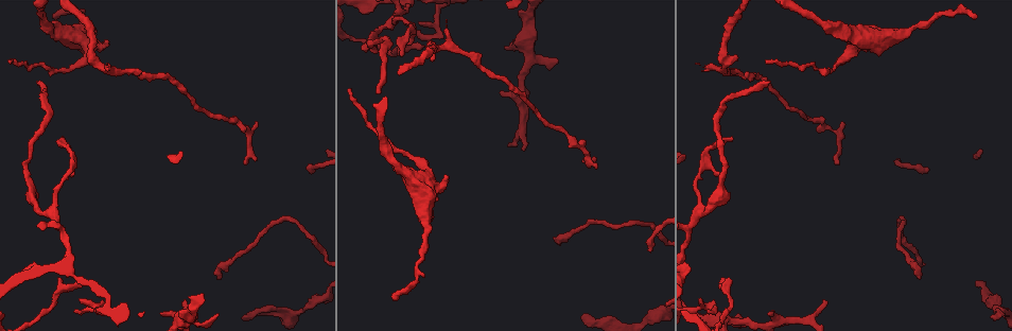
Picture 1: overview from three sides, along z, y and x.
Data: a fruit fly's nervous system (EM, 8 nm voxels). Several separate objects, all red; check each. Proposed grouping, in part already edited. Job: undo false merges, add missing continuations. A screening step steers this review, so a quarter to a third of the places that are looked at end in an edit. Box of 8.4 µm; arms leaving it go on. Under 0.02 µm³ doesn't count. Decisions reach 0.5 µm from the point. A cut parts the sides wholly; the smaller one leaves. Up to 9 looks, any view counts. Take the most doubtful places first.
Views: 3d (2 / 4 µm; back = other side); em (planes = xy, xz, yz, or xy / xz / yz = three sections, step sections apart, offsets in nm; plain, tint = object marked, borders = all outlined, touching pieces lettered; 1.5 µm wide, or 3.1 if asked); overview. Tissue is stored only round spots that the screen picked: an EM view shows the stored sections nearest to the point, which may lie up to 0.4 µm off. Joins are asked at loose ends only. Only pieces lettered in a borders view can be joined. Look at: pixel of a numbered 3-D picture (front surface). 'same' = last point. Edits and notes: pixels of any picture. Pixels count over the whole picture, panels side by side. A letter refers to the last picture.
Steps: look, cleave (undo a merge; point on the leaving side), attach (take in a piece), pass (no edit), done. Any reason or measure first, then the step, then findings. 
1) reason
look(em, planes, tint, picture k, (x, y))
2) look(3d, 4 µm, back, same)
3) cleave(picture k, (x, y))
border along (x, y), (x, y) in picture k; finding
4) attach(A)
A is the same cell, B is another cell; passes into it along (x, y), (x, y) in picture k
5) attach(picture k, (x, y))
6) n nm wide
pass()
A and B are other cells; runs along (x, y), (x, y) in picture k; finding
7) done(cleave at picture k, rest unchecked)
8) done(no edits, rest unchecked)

branch stops here
look(em, yz, step 8, borders, picture 1, (37, 81))

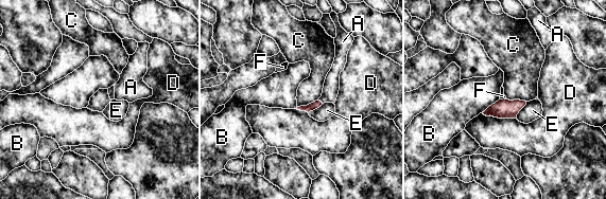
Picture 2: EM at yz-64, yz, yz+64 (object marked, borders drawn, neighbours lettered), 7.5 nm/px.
attach(picture 2, (331, 86))
A is the same cell, B, C, D, E and F are other cells; passes into it along (316, 104), (319, 101), (331, 86) in picture 2; it goes on there

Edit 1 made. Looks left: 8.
look(overview)

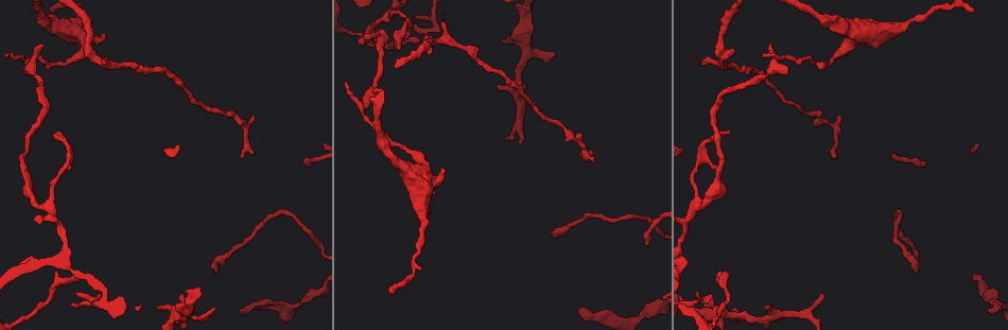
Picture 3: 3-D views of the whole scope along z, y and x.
thin end
look(em, planes, tint, picture 3, (974, 10))

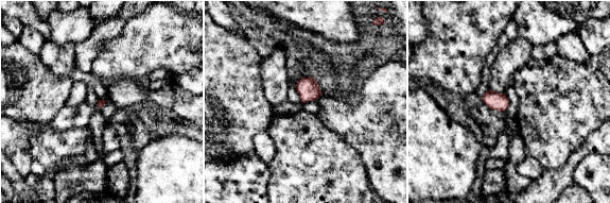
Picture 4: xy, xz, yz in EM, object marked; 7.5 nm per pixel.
look(em, planes, borders, same)

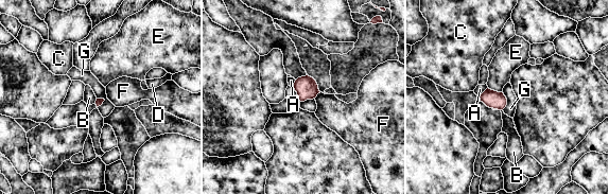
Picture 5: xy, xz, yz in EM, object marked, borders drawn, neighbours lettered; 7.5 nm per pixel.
pass()
A, B, C, D, E, F and G are other cells; border along (502, 91), (506, 99), (503, 109) in picture 5; no lettered piece goes on from it

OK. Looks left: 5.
branch stops here
look(3d, 4 µm, picture 3, (104, 33))

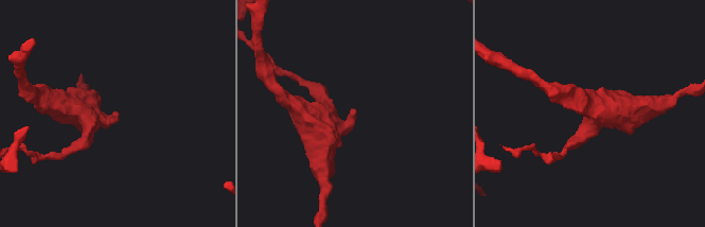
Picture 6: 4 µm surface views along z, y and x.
look(em, planes, borders, picture 6, (118, 113))

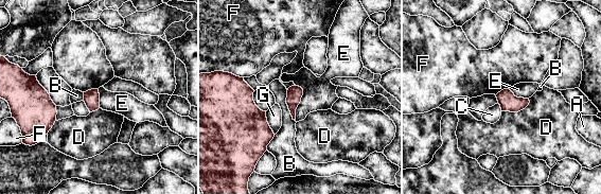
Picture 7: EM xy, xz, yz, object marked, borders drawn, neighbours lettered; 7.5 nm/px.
pass()
A, B, C, D, E, F and G are other cells; no lettered piece goes on from it

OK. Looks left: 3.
done(attach at picture 2, rest unchecked)

